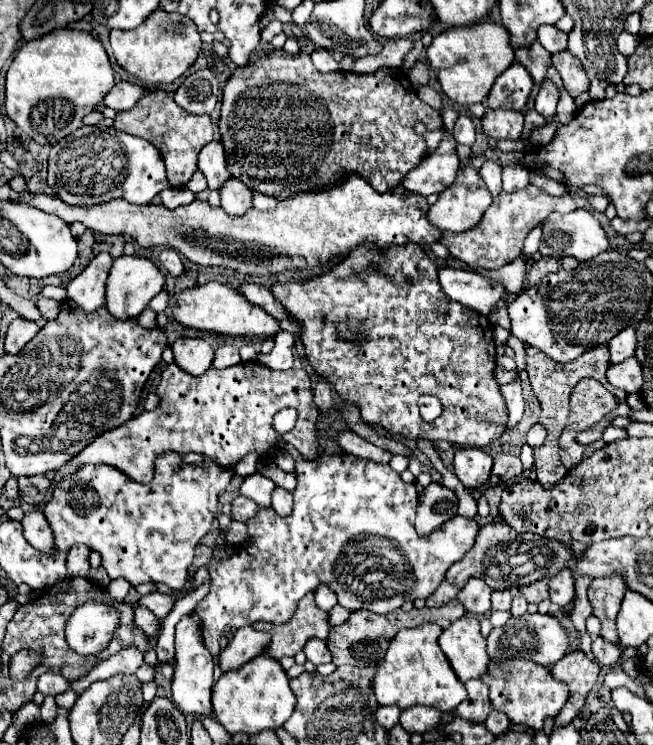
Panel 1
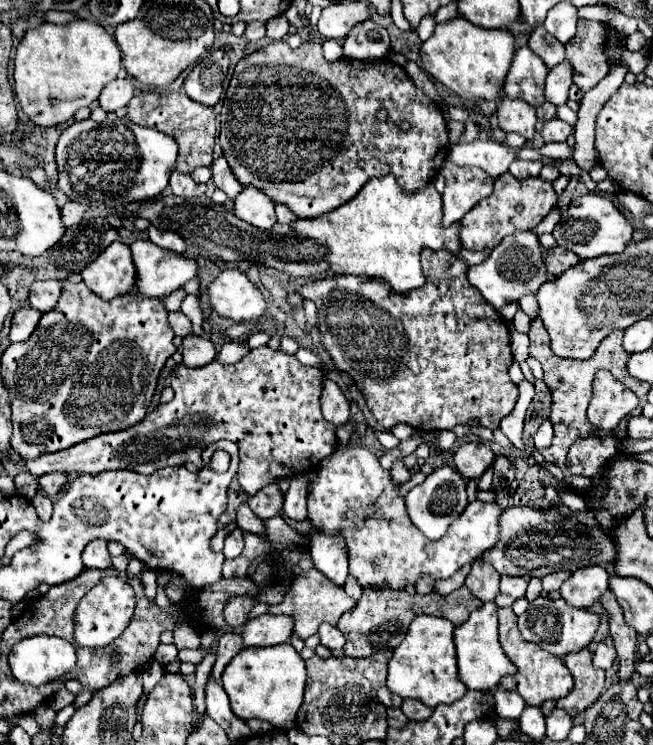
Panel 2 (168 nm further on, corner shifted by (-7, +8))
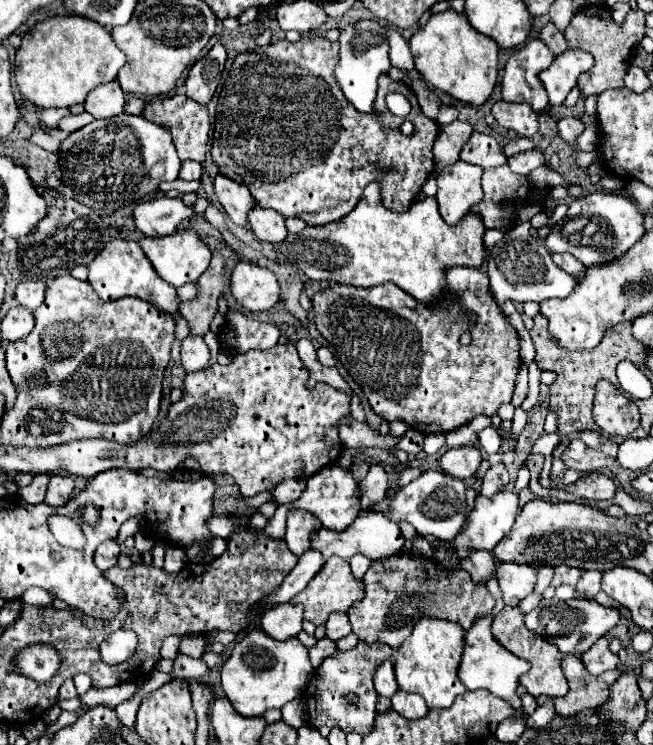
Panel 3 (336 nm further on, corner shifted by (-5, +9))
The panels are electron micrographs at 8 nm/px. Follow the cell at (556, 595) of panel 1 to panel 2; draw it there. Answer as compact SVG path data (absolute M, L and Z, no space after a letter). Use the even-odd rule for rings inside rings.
M601 566L579 568L561 586L561 598L575 608L589 608L607 590L607 580L609 580L609 572Z

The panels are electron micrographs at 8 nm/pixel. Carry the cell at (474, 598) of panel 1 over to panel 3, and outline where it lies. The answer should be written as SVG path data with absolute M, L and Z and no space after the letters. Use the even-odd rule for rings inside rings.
M473 551L469 559L461 561L461 567L471 575L473 583L487 583L491 575L497 571L497 565L493 563L489 551Z

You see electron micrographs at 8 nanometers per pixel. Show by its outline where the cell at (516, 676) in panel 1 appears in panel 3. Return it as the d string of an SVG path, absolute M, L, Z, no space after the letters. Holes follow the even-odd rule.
M505 605L503 611L495 617L493 621L493 637L507 649L511 651L513 655L521 657L521 659L527 659L531 663L531 669L521 675L519 679L519 685L523 685L527 689L529 695L533 697L539 697L539 695L549 695L549 697L563 697L567 691L569 691L569 685L567 685L567 679L563 675L563 669L561 669L561 653L557 651L557 647L553 643L549 643L547 639L543 639L541 635L535 635L531 633L525 625L523 625L523 613L517 609L517 607L509 607Z

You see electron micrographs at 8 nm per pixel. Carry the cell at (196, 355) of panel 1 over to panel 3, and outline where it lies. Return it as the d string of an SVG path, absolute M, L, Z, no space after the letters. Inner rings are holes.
M189 335L187 339L183 339L183 343L181 343L181 365L187 373L205 369L209 365L209 359L211 359L209 347L205 345L203 337Z

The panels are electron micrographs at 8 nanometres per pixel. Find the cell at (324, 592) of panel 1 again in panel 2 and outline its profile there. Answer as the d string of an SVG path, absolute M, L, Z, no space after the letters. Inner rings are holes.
M291 522L293 528L301 530L311 540L309 552L317 570L321 570L329 580L343 586L347 570L347 548L343 548L343 536L327 536L325 532L315 532L311 522Z

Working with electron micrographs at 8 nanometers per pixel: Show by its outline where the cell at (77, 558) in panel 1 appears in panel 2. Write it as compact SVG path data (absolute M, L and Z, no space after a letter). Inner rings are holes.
M93 540L87 544L85 552L83 552L83 562L87 568L97 568L97 570L105 570L111 566L111 554L107 550L107 540Z

